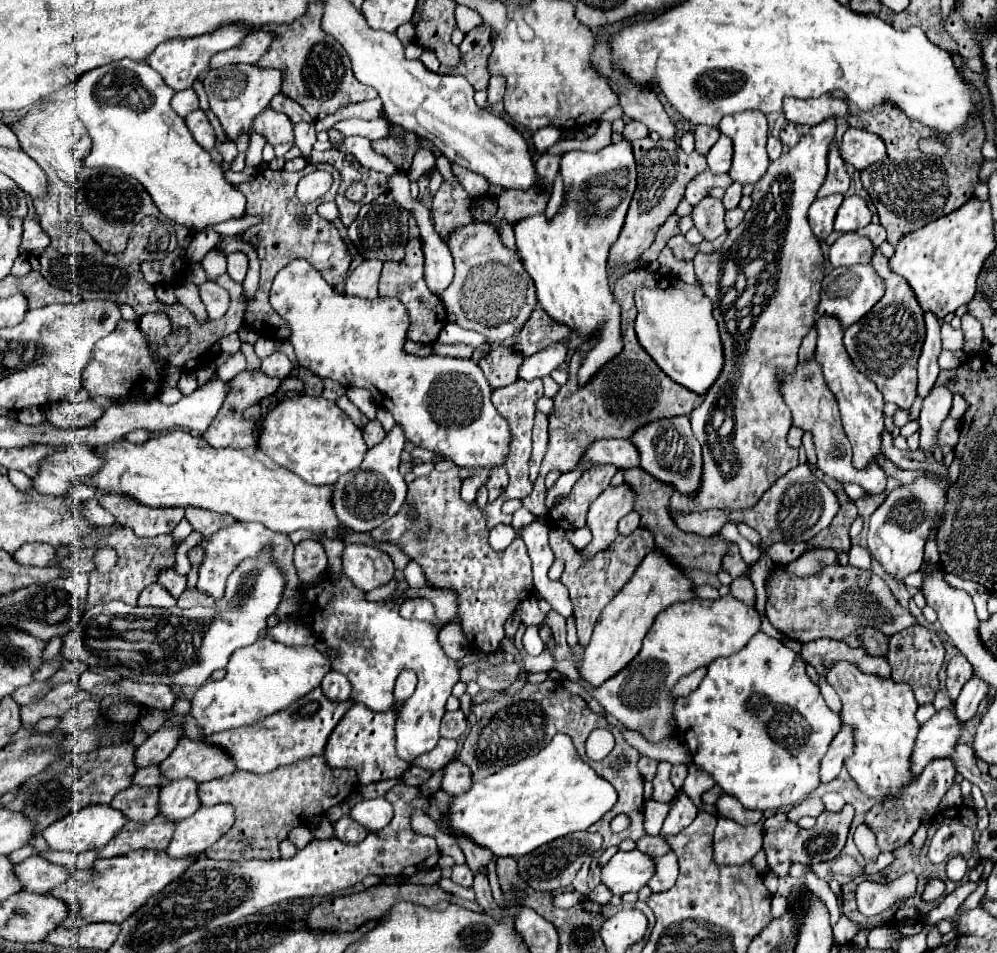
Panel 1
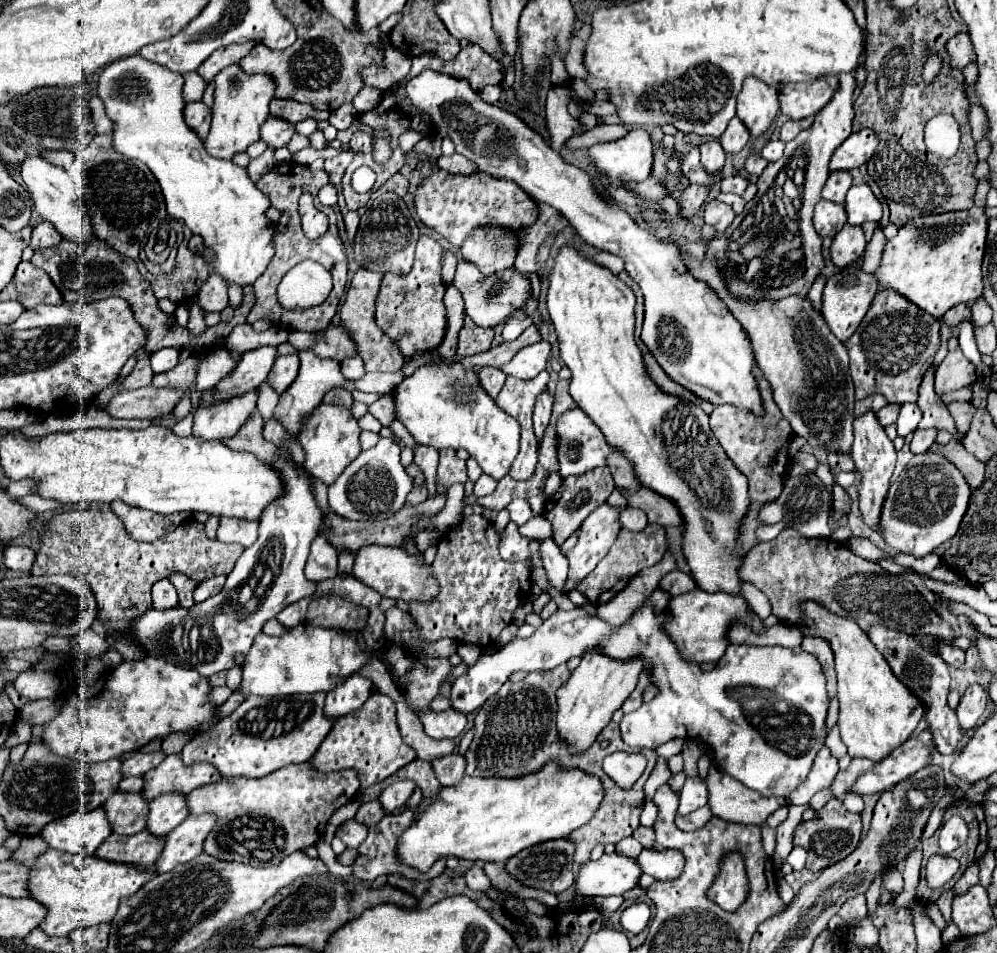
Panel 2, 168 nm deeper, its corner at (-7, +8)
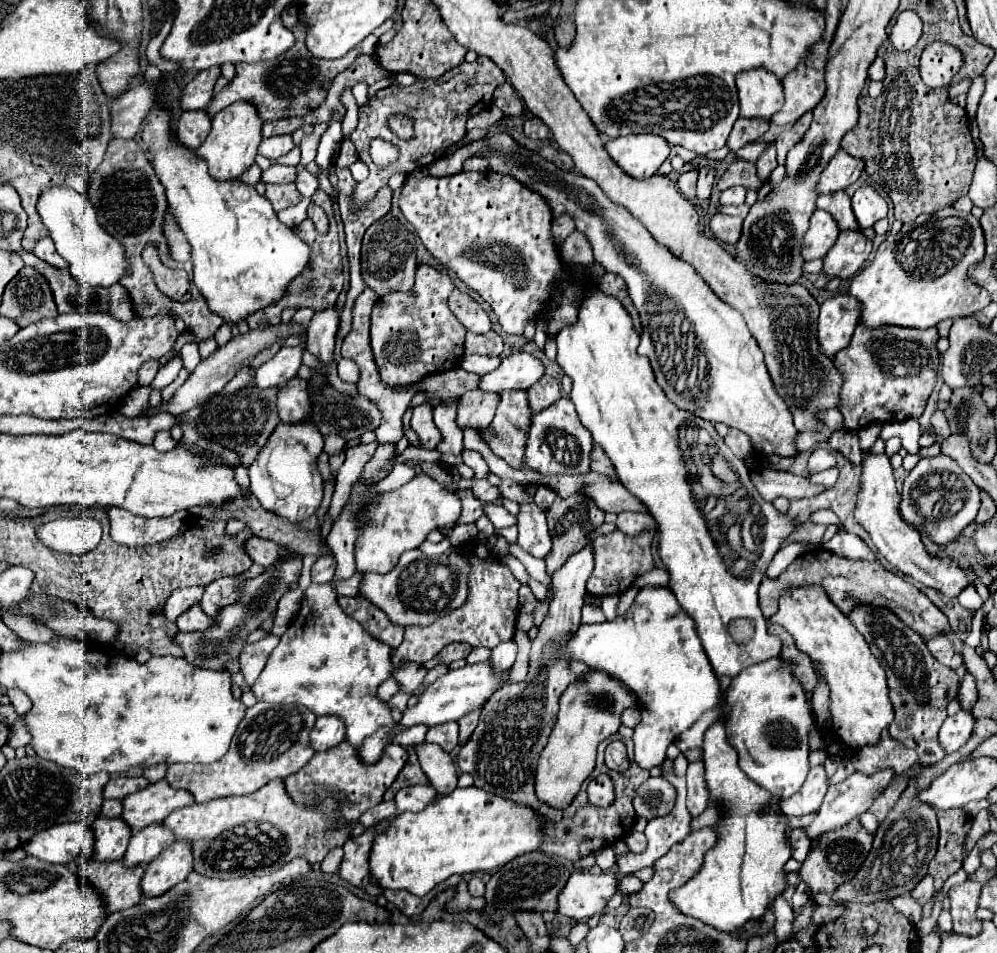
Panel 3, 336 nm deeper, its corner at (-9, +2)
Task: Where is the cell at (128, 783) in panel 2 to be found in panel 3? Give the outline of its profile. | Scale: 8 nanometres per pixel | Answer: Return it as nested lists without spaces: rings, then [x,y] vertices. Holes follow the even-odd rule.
[[[105,800],[103,804],[101,804],[103,808],[101,808],[101,818],[119,818],[121,816],[121,802],[119,800]]]

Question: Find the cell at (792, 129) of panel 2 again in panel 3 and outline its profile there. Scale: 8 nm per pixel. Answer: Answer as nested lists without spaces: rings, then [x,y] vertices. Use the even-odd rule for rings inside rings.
[[[809,114],[803,116],[799,122],[795,122],[791,128],[783,130],[783,132],[777,136],[775,146],[777,146],[777,162],[779,162],[779,164],[785,164],[787,152],[805,136],[807,128],[809,128]]]

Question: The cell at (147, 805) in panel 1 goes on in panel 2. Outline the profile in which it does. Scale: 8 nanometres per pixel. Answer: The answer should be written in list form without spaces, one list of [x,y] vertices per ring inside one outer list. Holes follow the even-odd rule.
[[[115,792],[115,796],[111,796],[103,808],[109,816],[113,832],[117,834],[137,834],[147,824],[149,800],[143,796],[143,792]]]

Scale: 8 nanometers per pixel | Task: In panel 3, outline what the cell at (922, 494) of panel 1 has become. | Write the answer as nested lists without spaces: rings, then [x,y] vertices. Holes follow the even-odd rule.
[[[939,454],[935,458],[923,458],[907,476],[903,484],[903,500],[901,500],[901,516],[907,524],[919,528],[923,526],[927,536],[939,546],[945,546],[957,534],[975,520],[981,498],[979,488],[973,486],[971,478],[953,462],[949,456]]]

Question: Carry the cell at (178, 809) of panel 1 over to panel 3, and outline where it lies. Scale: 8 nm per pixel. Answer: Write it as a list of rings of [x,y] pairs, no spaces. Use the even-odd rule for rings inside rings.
[[[151,824],[151,826],[147,826],[141,832],[135,832],[131,836],[131,842],[129,842],[127,852],[121,858],[121,862],[125,868],[147,866],[171,842],[173,842],[173,832],[169,832],[163,824]]]

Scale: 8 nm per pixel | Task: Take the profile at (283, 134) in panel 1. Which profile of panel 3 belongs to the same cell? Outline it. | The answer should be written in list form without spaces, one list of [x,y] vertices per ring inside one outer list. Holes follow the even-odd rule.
[[[271,136],[271,138],[263,138],[261,146],[257,150],[257,154],[269,158],[269,160],[277,160],[279,156],[291,152],[295,148],[293,138],[291,136]]]

